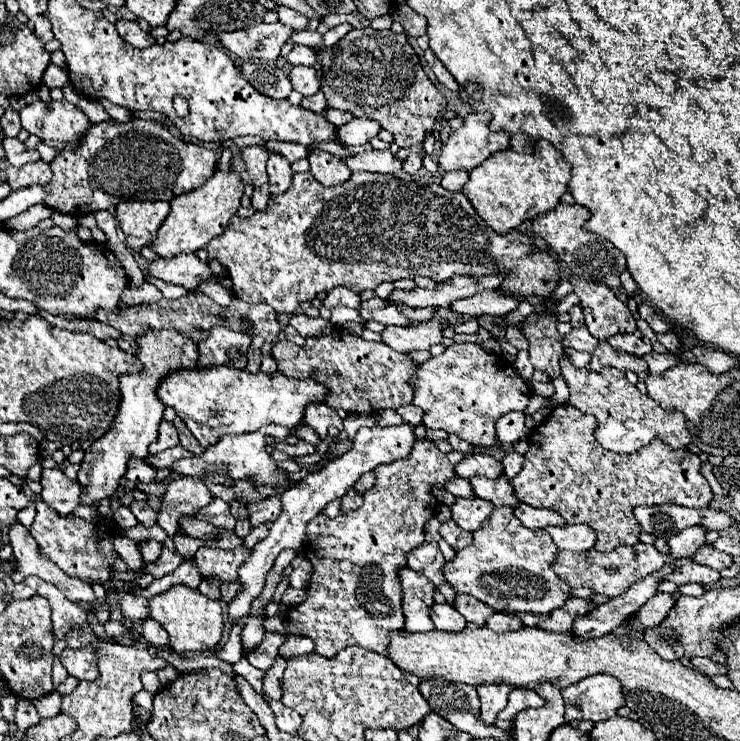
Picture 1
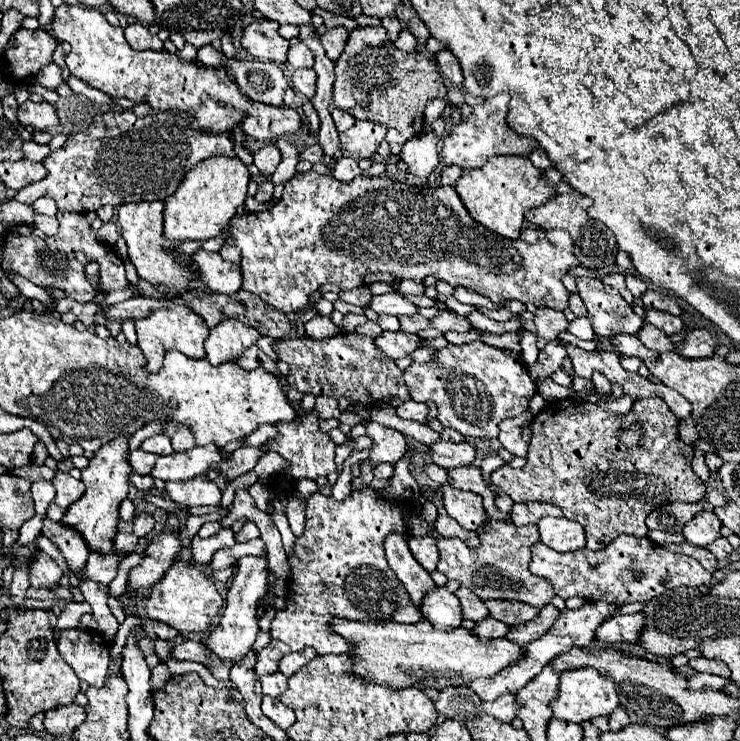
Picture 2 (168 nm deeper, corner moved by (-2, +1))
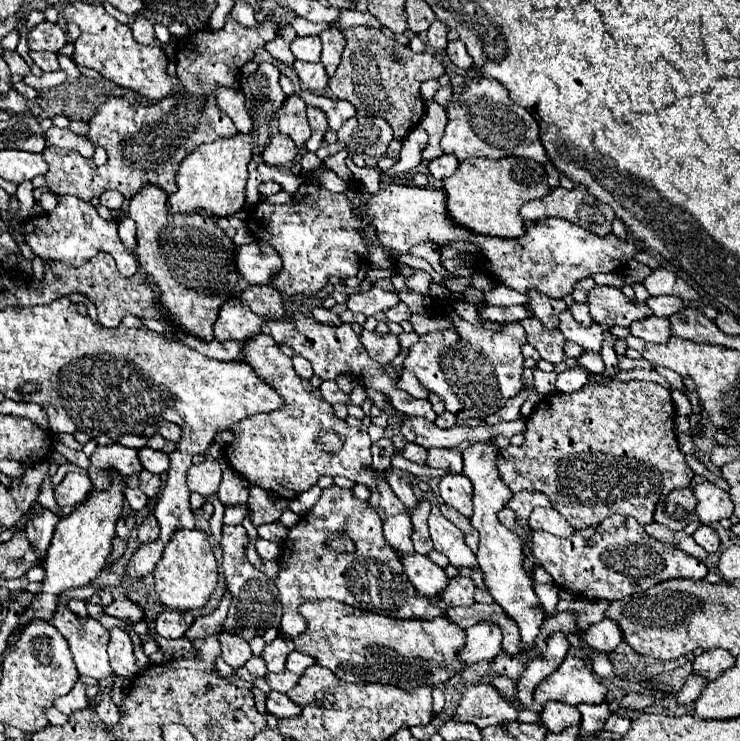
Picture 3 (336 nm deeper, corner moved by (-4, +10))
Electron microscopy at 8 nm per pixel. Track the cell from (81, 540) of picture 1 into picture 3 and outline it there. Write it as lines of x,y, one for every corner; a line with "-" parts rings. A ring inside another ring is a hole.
110,628
110,642
108,642
108,656
110,664
114,668
116,676
130,678
136,674
134,662
132,662
132,640
122,628

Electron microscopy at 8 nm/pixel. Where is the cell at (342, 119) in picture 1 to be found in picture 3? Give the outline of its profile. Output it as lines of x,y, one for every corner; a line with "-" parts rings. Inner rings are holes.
308,90
298,92
298,94
306,100
308,106
316,106
316,108
320,108
320,110
326,114
328,124
330,124
332,130
338,130
348,118
356,116
356,108
354,108
350,102
346,102
346,100
326,98
326,96
316,96
316,94
308,92

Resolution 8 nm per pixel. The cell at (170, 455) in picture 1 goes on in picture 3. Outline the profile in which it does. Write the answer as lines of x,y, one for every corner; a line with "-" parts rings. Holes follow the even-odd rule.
120,442
98,446
90,456
90,468
88,468
88,476
92,484
100,490
108,488
110,486
108,472
112,468
118,470
124,478
130,478
130,474
140,472
142,464
138,460
138,452
140,452
138,448
128,448
128,446
122,446

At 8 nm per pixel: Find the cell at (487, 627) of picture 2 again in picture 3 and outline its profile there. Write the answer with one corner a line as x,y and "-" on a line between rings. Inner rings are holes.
484,620
480,624
474,624
466,630
466,634
468,638
460,652
460,658
466,662
466,666
480,660
490,662
500,652
502,632
500,632
500,626
496,626
494,622

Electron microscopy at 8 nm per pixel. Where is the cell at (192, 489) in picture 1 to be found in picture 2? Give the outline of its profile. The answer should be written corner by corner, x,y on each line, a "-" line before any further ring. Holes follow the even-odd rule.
194,477
188,481
166,483
166,493
172,501
182,505
218,505
222,491
210,479

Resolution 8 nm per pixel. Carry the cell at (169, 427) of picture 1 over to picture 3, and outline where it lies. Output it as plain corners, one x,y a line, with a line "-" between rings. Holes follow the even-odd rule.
154,434
148,438
148,446
150,448
156,448
156,450
164,450
164,452
172,452
176,450
176,444
170,442
170,440
164,440
162,434

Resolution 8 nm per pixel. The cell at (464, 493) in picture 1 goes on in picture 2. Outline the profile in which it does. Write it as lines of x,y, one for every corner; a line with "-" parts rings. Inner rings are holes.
428,463
428,465
424,467
424,473
426,473
436,485
448,485
448,483
450,483
450,479
448,479
448,475
446,475
446,469
438,467
436,463

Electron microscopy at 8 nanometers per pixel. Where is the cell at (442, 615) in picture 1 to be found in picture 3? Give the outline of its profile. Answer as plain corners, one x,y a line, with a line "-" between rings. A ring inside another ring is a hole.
420,554
404,556
402,564
414,588
446,614
452,608
442,600
442,592
448,586
446,572
440,566
436,566
428,556
420,556

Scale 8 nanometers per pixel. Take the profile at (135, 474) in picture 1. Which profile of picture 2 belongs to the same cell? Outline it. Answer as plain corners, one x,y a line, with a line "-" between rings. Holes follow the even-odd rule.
132,473
130,475
130,481
136,485
136,489
148,493
150,489
154,489
154,479
150,475
138,475
138,473

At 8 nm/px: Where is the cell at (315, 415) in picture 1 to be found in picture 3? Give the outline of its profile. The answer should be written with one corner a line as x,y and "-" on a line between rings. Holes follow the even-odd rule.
322,382
320,386
320,392
322,392
322,398
328,402
328,404
336,404
336,402
346,402
346,394
338,388
336,382

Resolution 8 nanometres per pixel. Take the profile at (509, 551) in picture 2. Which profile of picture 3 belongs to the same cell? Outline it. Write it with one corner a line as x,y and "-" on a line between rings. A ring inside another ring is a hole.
432,506
432,510
430,510
428,528
430,528
430,538
434,542
434,548
440,554
448,556
452,566
456,566
456,568
478,566
476,554
464,544
464,534
440,514
438,506

